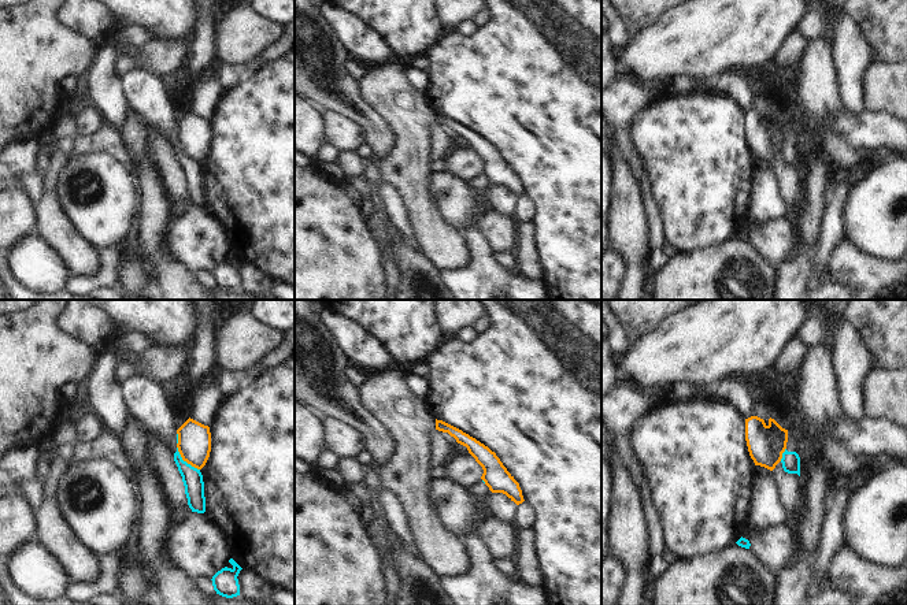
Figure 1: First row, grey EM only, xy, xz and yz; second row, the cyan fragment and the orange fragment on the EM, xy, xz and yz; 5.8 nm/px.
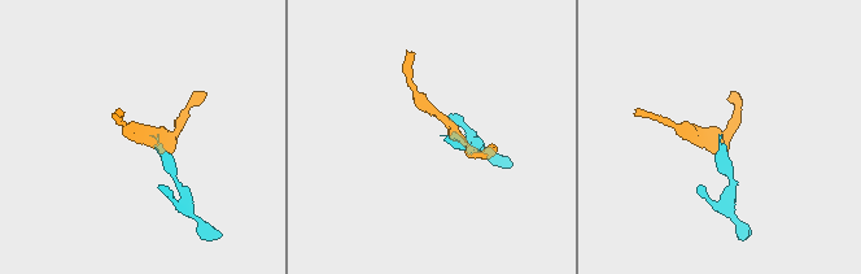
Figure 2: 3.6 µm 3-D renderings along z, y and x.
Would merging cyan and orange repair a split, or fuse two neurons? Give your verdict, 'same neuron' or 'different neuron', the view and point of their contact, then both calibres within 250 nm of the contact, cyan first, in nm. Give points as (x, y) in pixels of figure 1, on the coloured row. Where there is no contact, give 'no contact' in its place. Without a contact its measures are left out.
different neuron; meets cyan in xy at (185, 461); 120 nm thick on the cyan side, 190 nm on the other

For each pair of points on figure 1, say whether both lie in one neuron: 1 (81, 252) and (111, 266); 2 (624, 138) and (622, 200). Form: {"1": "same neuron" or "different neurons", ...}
{"1": "different neurons", "2": "different neurons"}

